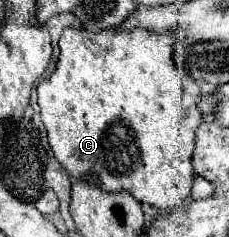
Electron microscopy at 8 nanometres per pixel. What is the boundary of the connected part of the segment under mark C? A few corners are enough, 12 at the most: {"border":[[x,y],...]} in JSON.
{"border":[[65,29],[49,147],[155,209],[191,197],[201,91],[173,33]]}

